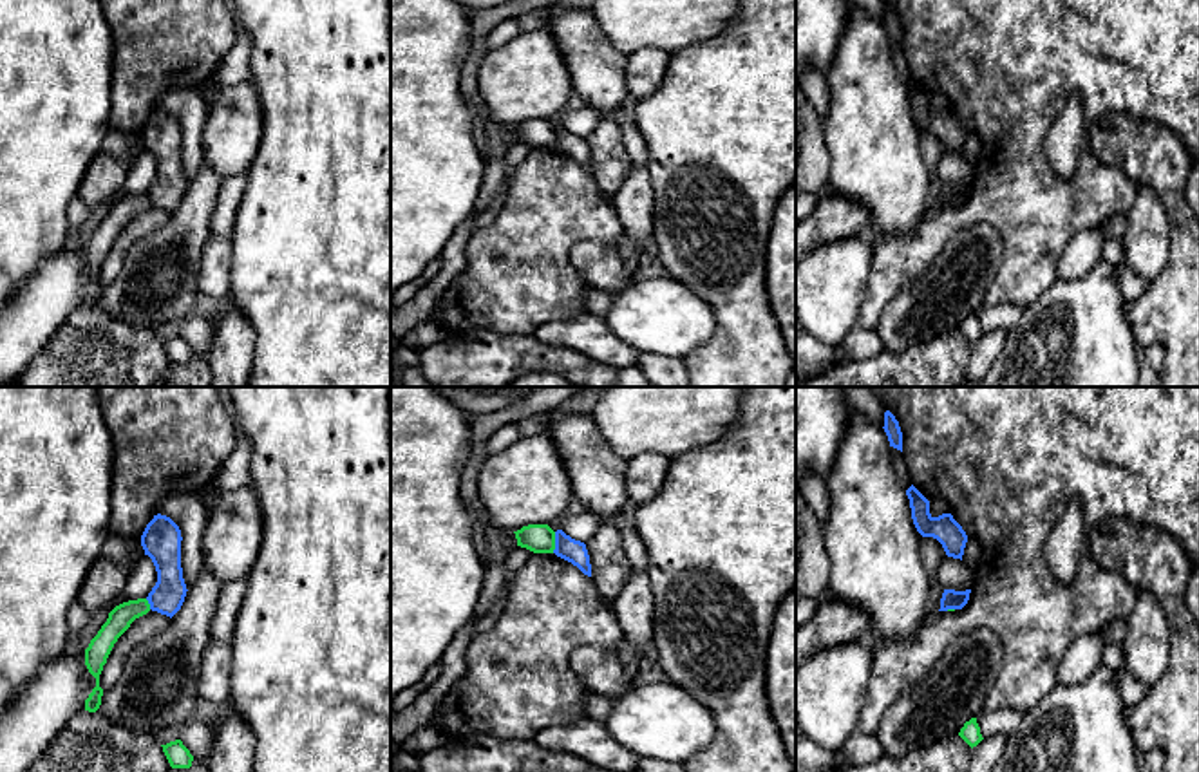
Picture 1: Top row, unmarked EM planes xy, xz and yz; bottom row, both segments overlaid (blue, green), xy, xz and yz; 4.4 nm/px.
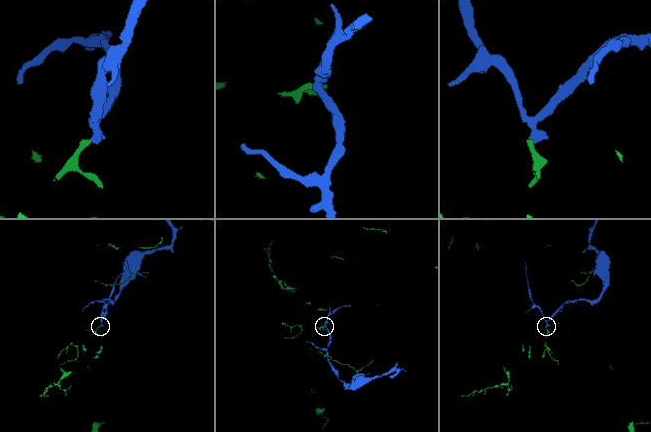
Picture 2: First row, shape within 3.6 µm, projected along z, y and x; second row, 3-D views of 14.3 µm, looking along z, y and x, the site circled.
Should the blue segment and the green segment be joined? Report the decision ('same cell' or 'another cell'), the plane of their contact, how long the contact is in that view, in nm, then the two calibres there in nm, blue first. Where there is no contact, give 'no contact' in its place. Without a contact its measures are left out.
another cell | xz | 100 nm | 100/130 nm

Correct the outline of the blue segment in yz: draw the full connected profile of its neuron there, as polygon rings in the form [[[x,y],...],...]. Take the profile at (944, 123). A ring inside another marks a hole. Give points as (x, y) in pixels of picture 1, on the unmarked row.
[[[913,80],[906,85],[906,90],[910,94],[911,114],[917,127],[922,132],[937,134],[948,152],[962,155],[968,130],[953,114],[953,110],[942,108],[939,112],[933,112],[930,108],[930,96]]]

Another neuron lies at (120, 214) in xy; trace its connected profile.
[[[146,193],[119,199],[109,208],[107,217],[90,235],[89,242],[85,244],[85,260],[89,268],[96,273],[96,282],[85,295],[85,306],[96,307],[101,300],[103,284],[99,282],[99,269],[103,266],[103,260],[107,259],[114,239],[136,213],[146,210],[148,206],[150,199]]]

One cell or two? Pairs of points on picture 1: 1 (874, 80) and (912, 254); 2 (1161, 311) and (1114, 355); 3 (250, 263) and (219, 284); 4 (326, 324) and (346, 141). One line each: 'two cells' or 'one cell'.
1: two cells
2: two cells
3: two cells
4: one cell

